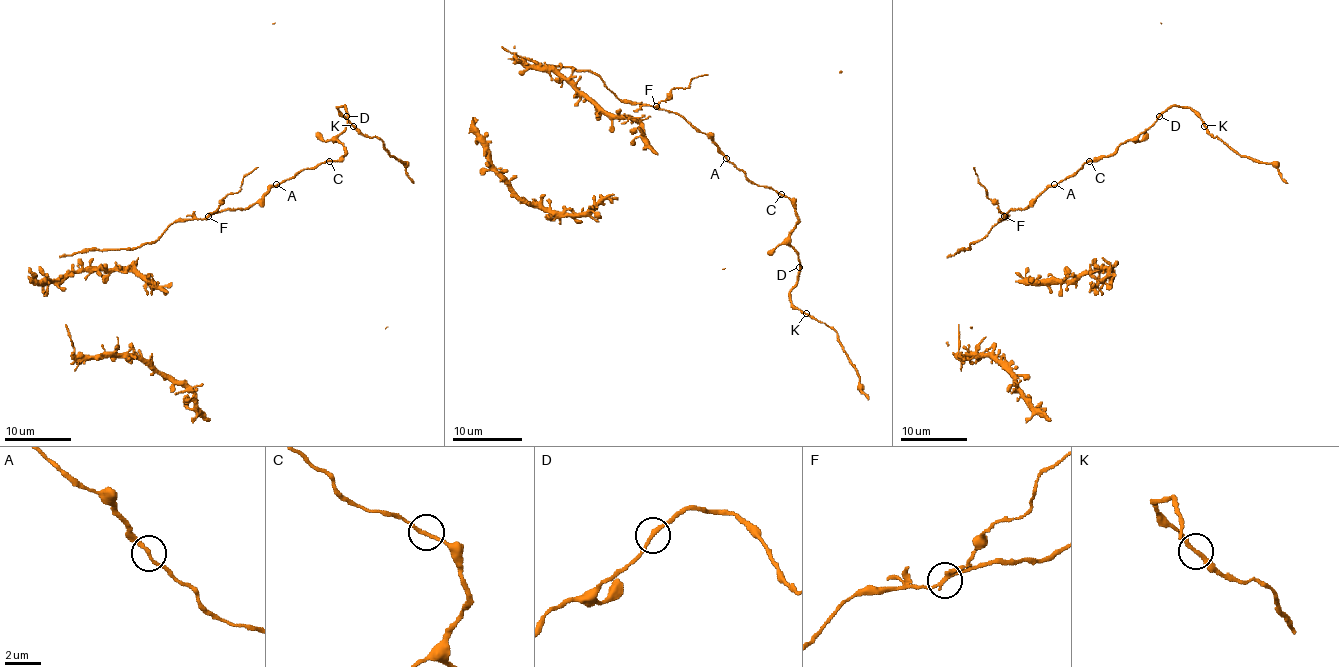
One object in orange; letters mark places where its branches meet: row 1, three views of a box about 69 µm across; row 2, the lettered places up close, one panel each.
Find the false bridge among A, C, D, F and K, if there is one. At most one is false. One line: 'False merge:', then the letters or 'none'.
False merge: F

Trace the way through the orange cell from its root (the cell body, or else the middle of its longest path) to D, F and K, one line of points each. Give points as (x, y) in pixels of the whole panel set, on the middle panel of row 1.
D: (614, 93), (622, 100), (681, 114), (752, 182), (783, 194), (797, 218), (790, 246), (799, 267)
F: (614, 93), (622, 100), (655, 106)
K: (614, 93), (681, 114), (752, 182), (792, 203), (797, 223), (790, 246), (799, 279), (790, 301), (806, 313)

